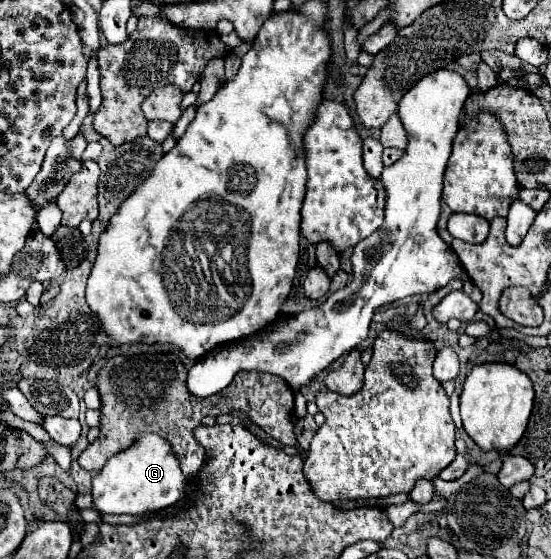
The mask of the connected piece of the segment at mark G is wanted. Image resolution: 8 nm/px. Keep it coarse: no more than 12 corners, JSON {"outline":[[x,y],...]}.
{"outline":[[141,434],[93,478],[93,506],[173,506],[185,476],[171,444]]}

